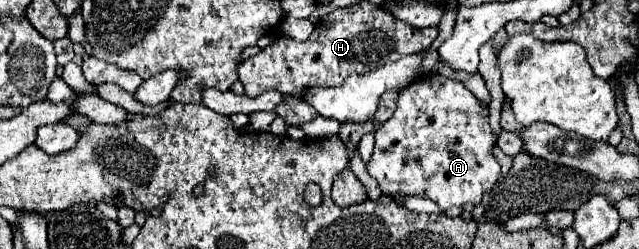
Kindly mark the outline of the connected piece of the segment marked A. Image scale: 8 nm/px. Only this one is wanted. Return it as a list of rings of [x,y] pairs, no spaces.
[[[426,75],[400,91],[394,115],[376,133],[376,145],[366,169],[370,177],[378,181],[382,193],[390,197],[426,197],[432,199],[442,211],[450,207],[462,207],[466,203],[478,205],[484,193],[490,191],[500,177],[500,165],[492,153],[496,141],[498,135],[490,127],[488,105],[482,105],[482,101],[460,81],[452,81],[442,75]]]

